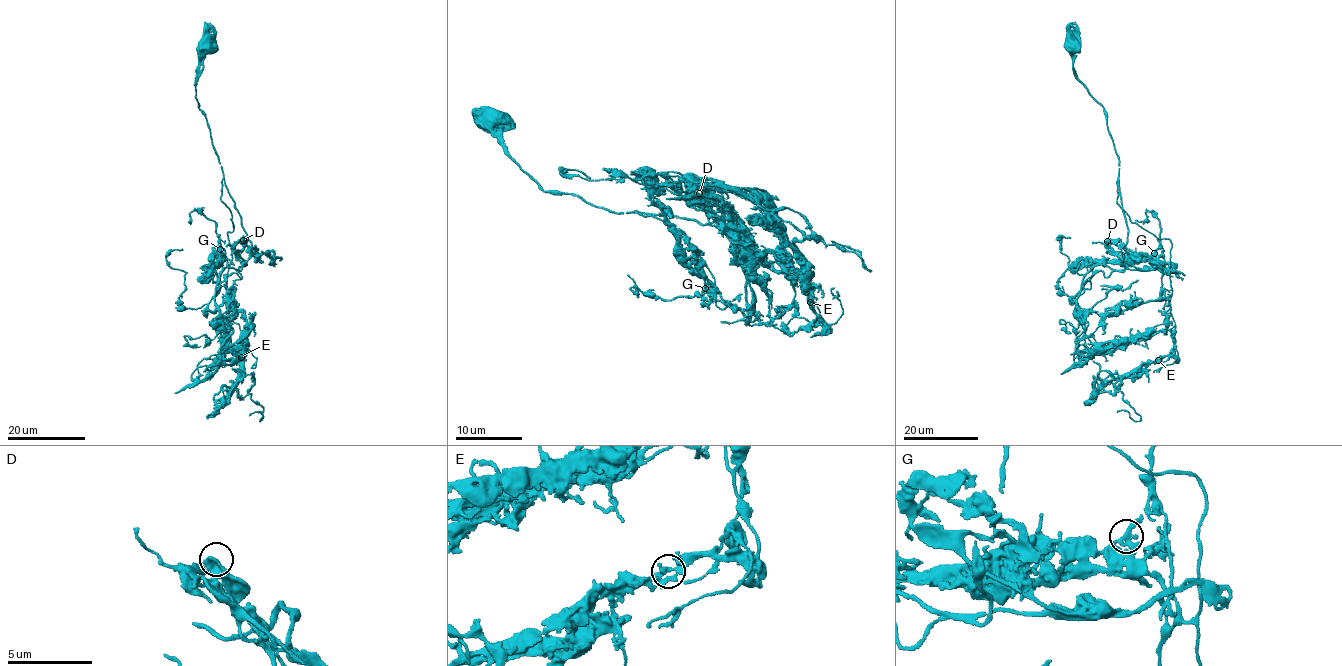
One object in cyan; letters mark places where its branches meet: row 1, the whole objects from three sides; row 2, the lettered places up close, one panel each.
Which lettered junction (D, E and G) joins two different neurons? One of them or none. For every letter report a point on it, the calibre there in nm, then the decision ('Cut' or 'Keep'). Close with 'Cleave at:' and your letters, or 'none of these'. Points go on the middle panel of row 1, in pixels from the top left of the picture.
D: Place: (699, 193). Thickness 400 nm. Keep
E: Place: (810, 302). Thickness 360 nm. Keep
G: Place: (705, 288). Thickness 300 nm. Keep
Cleave at: none of these

